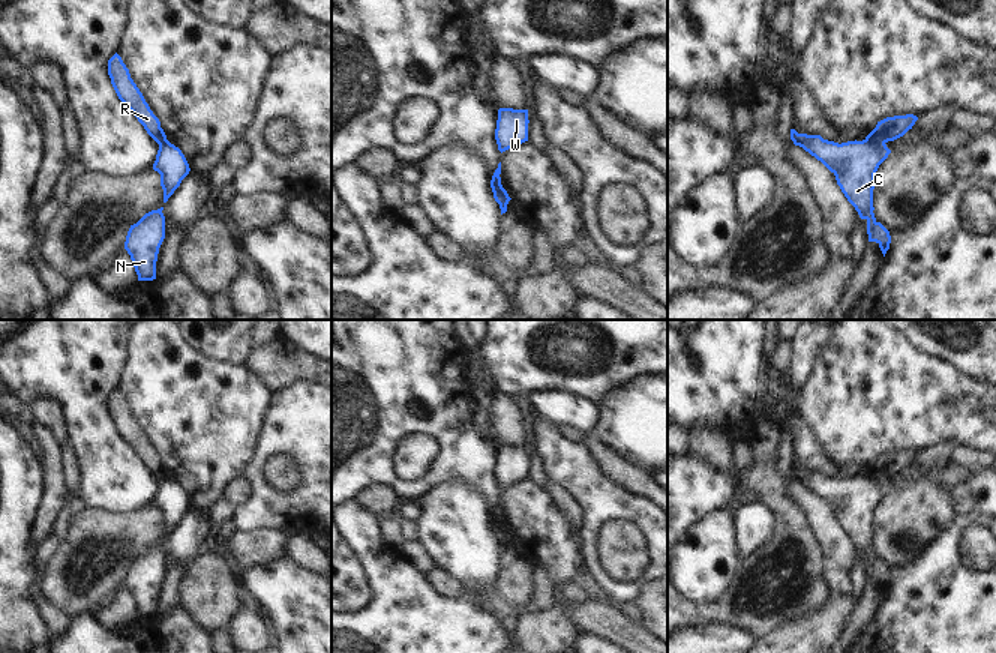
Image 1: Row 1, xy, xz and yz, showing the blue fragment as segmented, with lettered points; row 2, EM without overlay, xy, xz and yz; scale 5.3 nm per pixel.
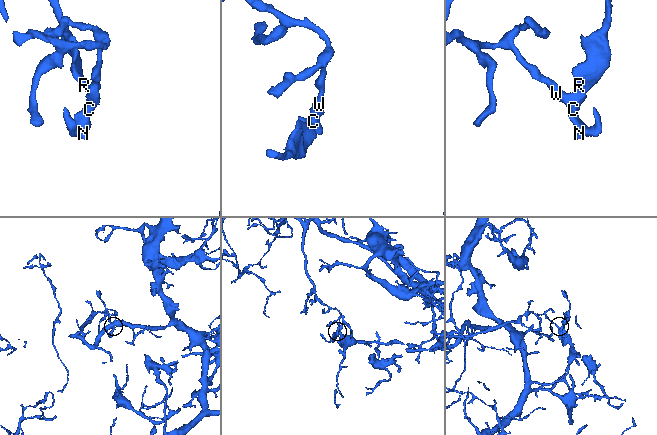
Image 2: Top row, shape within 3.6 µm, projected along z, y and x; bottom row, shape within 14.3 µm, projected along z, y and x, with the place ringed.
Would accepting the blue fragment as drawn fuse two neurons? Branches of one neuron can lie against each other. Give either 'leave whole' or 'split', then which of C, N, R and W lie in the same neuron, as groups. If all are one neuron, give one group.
split; groups C N W / R

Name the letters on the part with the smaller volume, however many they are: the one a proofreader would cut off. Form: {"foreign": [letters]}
{"foreign": ["R"]}

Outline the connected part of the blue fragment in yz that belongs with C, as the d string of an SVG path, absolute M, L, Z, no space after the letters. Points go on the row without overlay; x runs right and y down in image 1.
M790 465L790 476L820 497L834 512L848 537L861 555L867 557L868 578L876 578L885 593L890 585L890 567L876 557L873 543L874 510L891 486L874 477L834 479L820 471L798 470Z

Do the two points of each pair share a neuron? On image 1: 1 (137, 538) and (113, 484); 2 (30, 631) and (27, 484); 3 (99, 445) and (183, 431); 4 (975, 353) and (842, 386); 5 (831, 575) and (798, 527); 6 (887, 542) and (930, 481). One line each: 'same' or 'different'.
1: different
2: same
3: different
4: different
5: different
6: same

